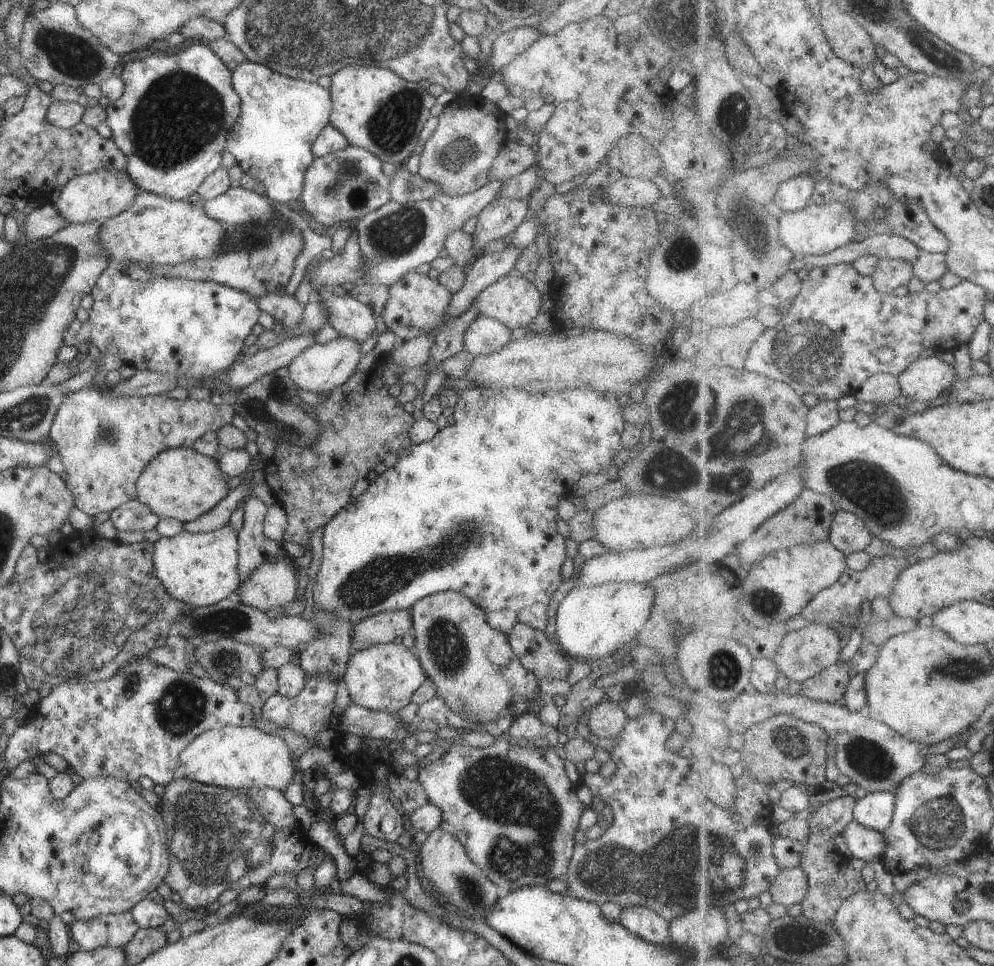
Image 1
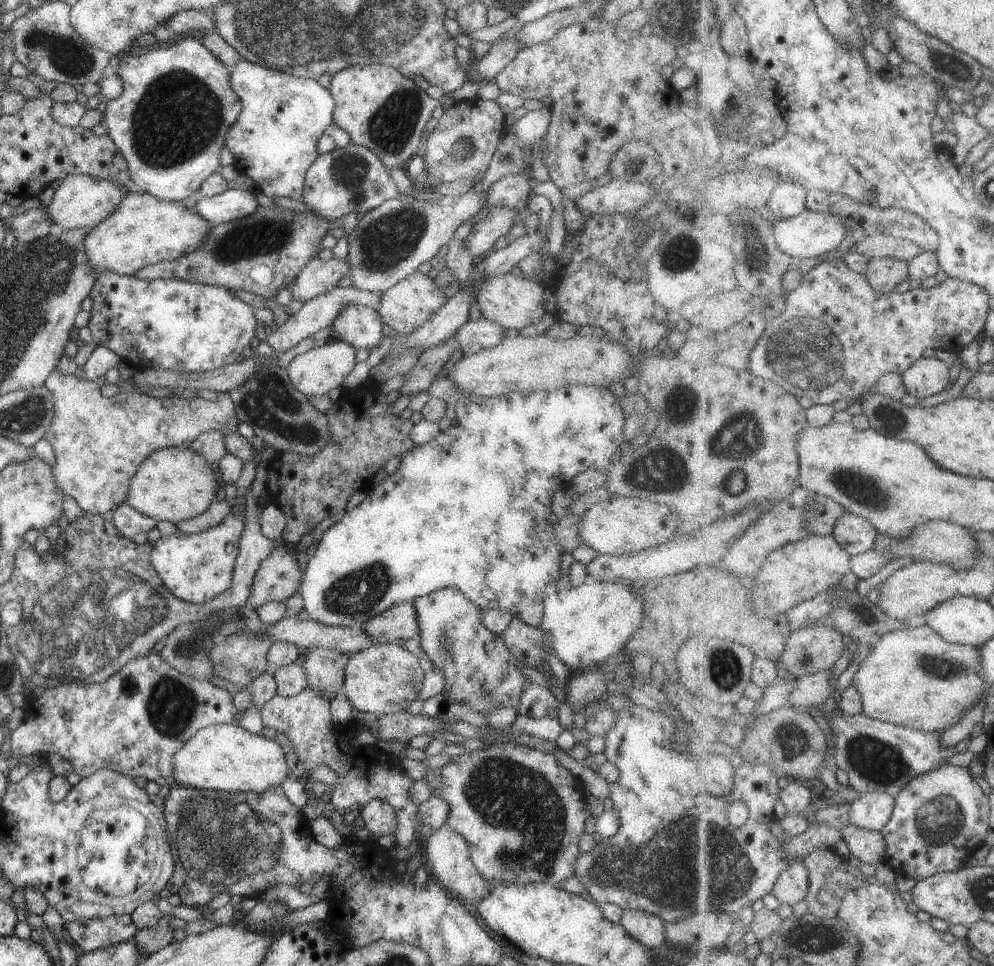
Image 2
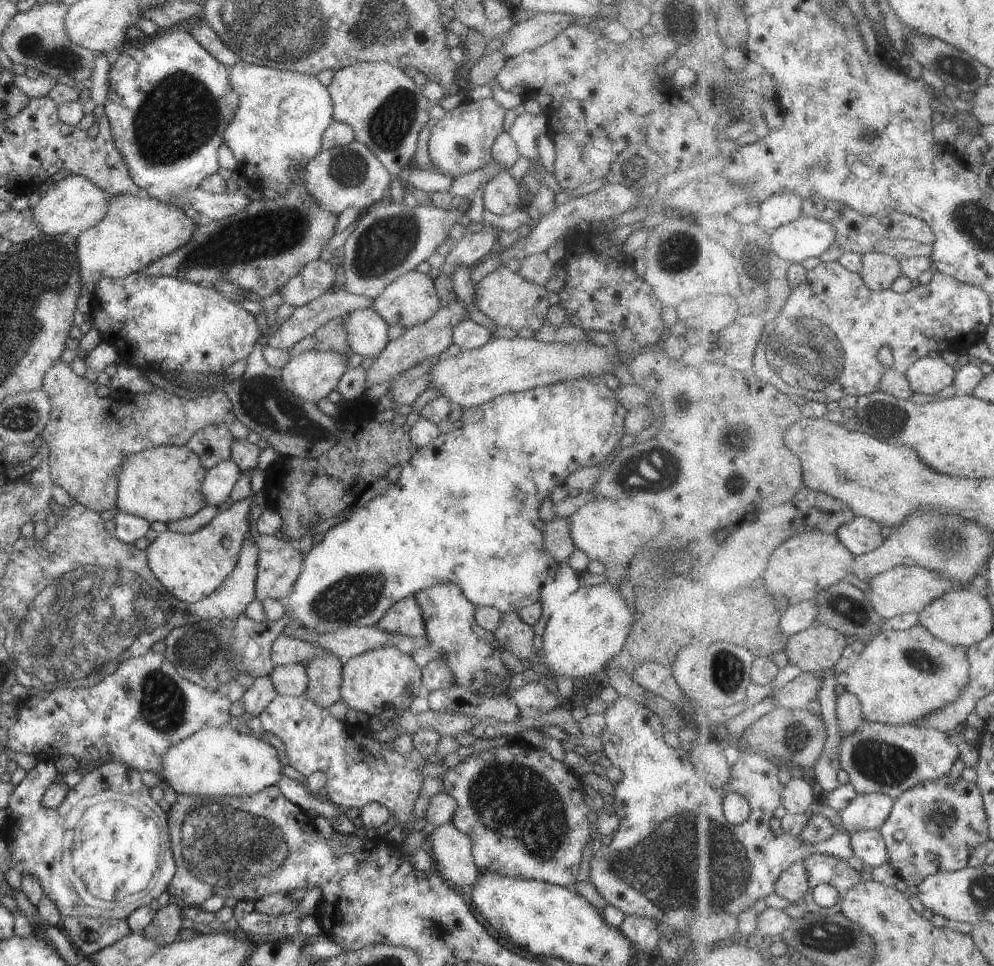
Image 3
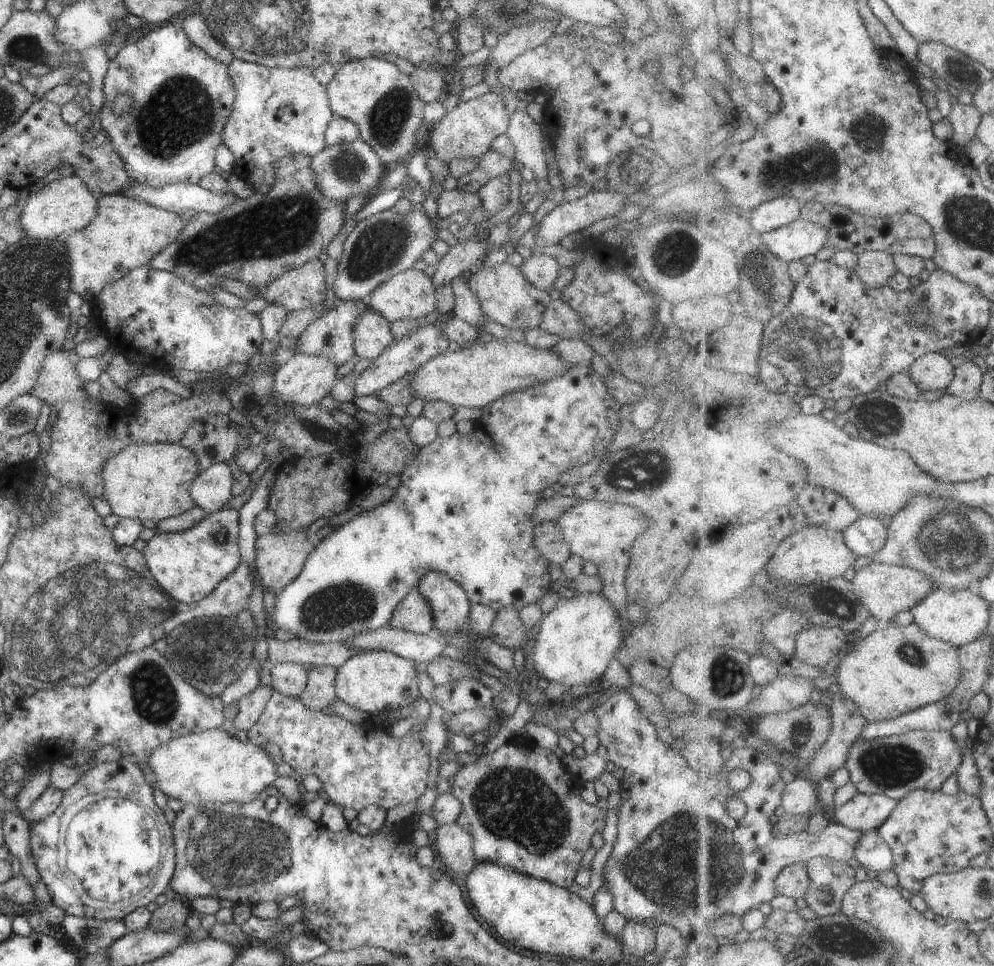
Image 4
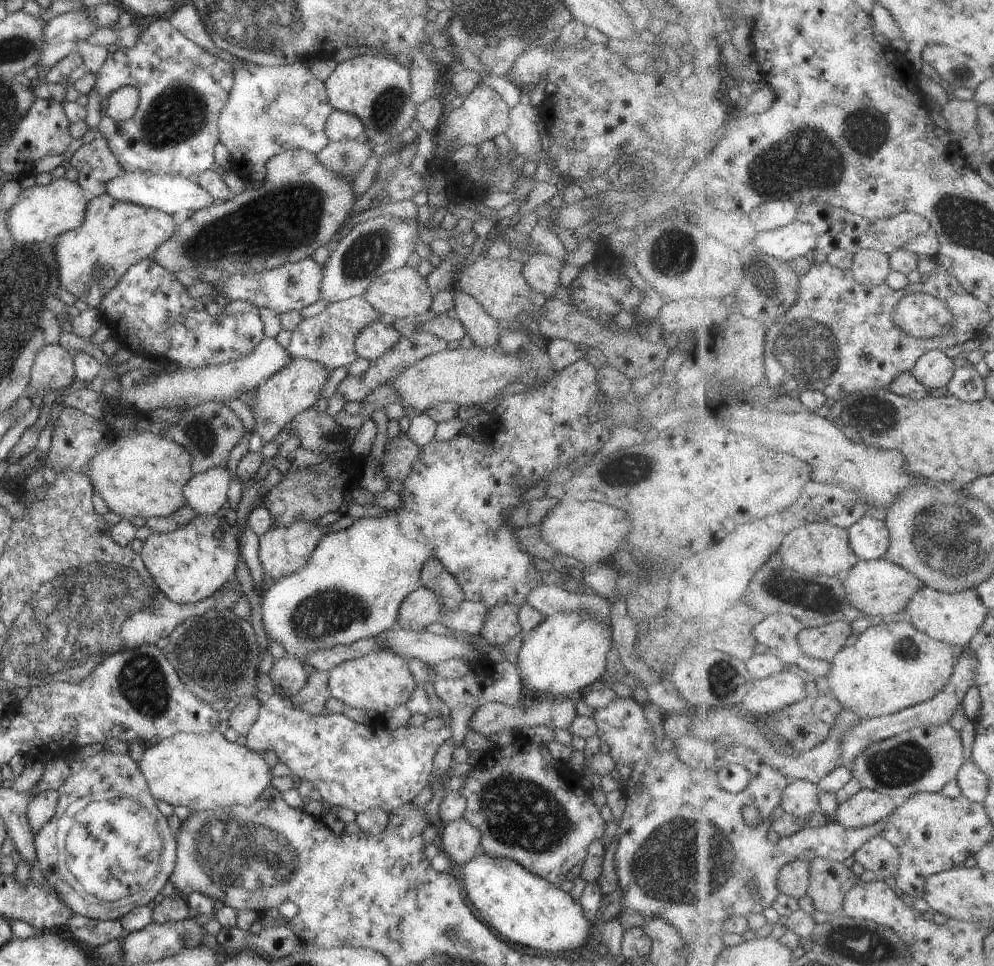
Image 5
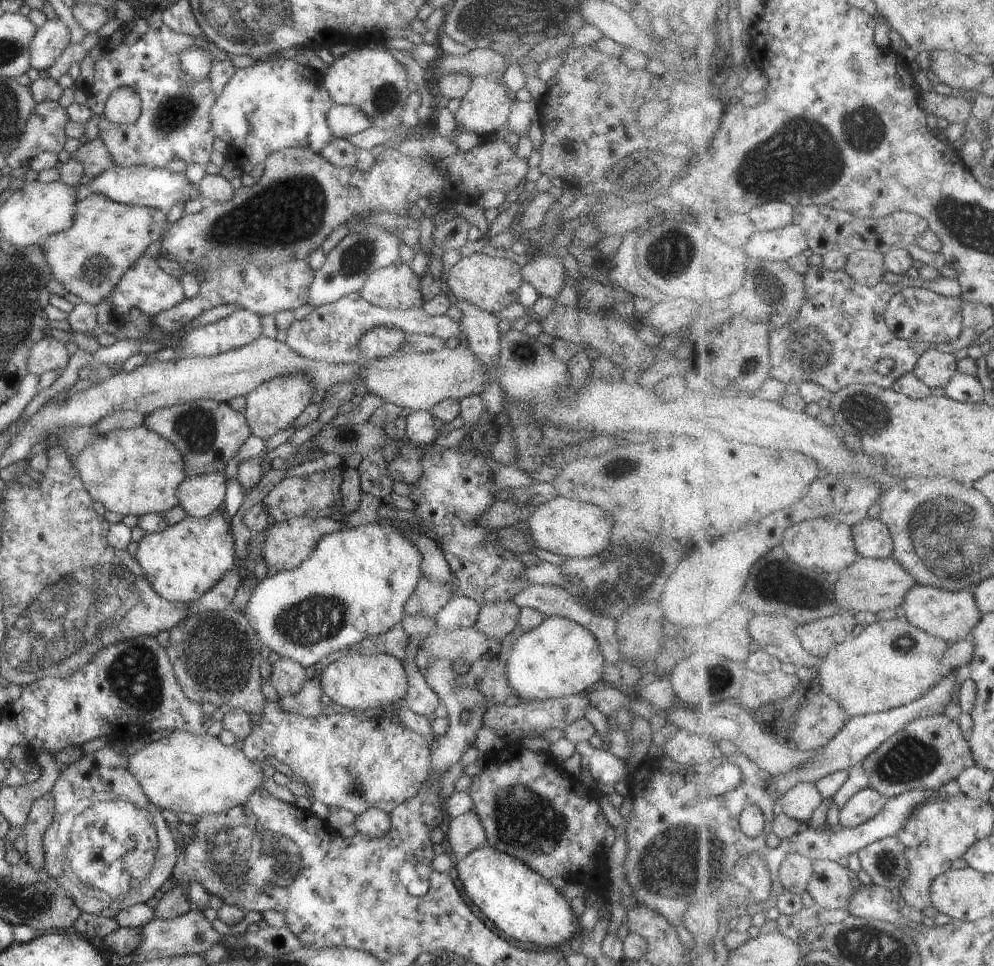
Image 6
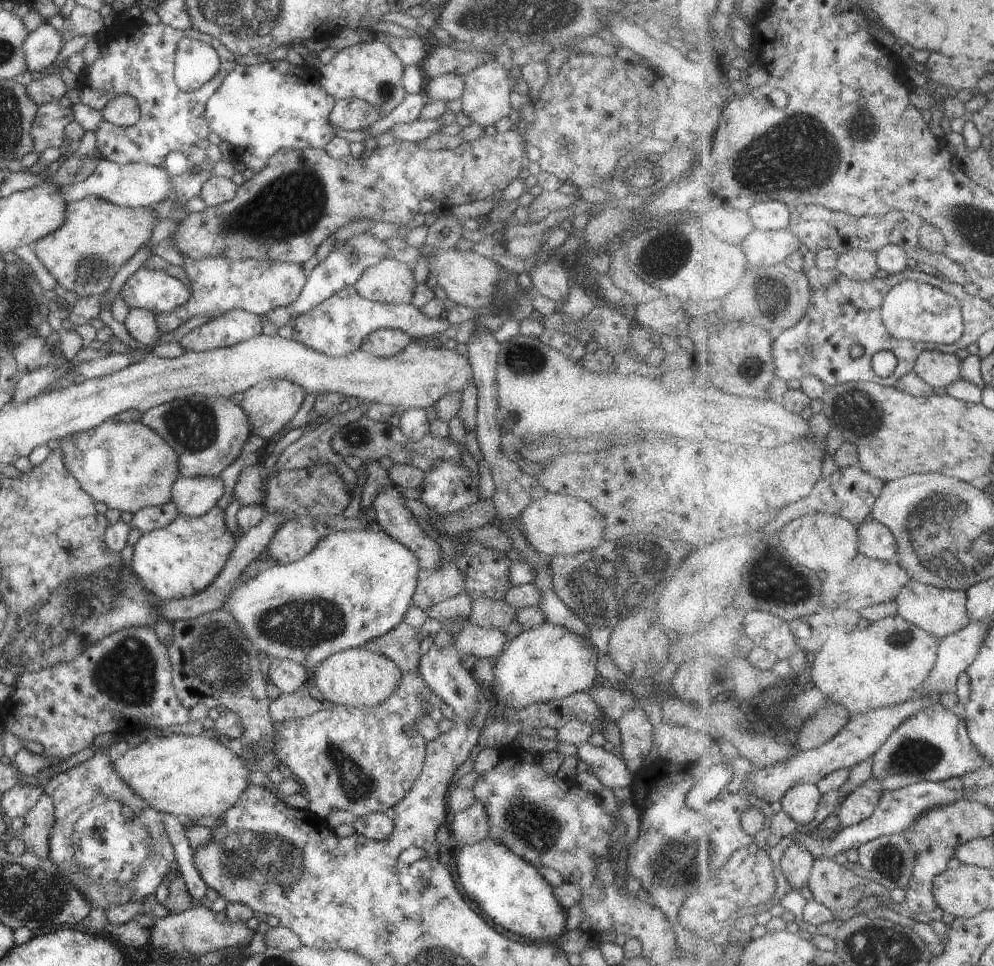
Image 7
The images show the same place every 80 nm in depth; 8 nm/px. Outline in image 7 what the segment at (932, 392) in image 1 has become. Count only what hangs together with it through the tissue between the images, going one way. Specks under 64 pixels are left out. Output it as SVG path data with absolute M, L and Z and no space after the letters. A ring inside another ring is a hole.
M929 346L918 356L914 371L931 387L944 389L961 378L961 357Z

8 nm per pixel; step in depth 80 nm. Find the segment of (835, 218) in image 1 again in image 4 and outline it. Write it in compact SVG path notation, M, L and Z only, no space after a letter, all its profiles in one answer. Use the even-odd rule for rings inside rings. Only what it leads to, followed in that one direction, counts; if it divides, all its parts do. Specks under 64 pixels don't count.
M799 217L795 222L762 234L763 242L780 259L790 263L807 256L815 256L826 246L828 228Z

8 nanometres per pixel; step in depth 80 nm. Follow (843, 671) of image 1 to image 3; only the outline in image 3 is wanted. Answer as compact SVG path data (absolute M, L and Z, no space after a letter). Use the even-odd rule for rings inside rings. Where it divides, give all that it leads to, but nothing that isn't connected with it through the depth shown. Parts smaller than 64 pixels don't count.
M803 673L779 690L775 689L773 694L776 708L806 709L811 702L819 698L821 692L822 678L815 676L815 673Z

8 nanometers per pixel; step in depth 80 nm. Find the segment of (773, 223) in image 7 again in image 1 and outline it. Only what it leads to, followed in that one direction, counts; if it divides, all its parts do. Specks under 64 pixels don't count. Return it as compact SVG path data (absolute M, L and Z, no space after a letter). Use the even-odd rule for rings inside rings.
M800 175L781 184L774 203L782 213L799 212L811 205L816 186L811 176Z

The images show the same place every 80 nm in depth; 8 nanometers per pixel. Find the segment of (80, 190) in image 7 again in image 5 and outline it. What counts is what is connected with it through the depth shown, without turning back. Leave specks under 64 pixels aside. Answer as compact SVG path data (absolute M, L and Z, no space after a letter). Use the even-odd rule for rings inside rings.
M147 171L142 173L124 172L121 176L107 181L105 188L106 193L112 199L157 209L170 215L180 210L198 211L215 202L215 199L195 180L190 181L179 175L154 175Z

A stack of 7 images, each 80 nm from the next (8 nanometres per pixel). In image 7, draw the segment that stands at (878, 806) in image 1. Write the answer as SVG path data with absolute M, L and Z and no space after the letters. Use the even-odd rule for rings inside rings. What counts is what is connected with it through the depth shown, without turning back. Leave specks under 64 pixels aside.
M860 786L843 802L839 818L843 827L850 827L871 818L881 800L881 793L871 786Z

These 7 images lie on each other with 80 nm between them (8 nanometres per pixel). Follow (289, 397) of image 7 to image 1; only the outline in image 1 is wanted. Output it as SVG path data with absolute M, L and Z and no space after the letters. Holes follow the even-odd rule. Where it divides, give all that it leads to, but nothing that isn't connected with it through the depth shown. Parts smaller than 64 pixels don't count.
M345 337L335 338L335 340L325 342L325 344L314 343L312 346L299 352L289 362L289 365L286 367L289 379L295 387L301 390L326 396L333 388L341 386L343 382L349 379L349 376L354 374L359 360L363 357L359 349L359 343Z

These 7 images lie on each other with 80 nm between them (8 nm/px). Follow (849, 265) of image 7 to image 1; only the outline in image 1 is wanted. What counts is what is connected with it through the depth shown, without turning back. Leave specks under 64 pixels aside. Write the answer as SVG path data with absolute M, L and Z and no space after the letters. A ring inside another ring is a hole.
M880 259L871 278L875 288L881 293L892 293L895 288L909 286L913 277L914 268L909 262L901 259Z

